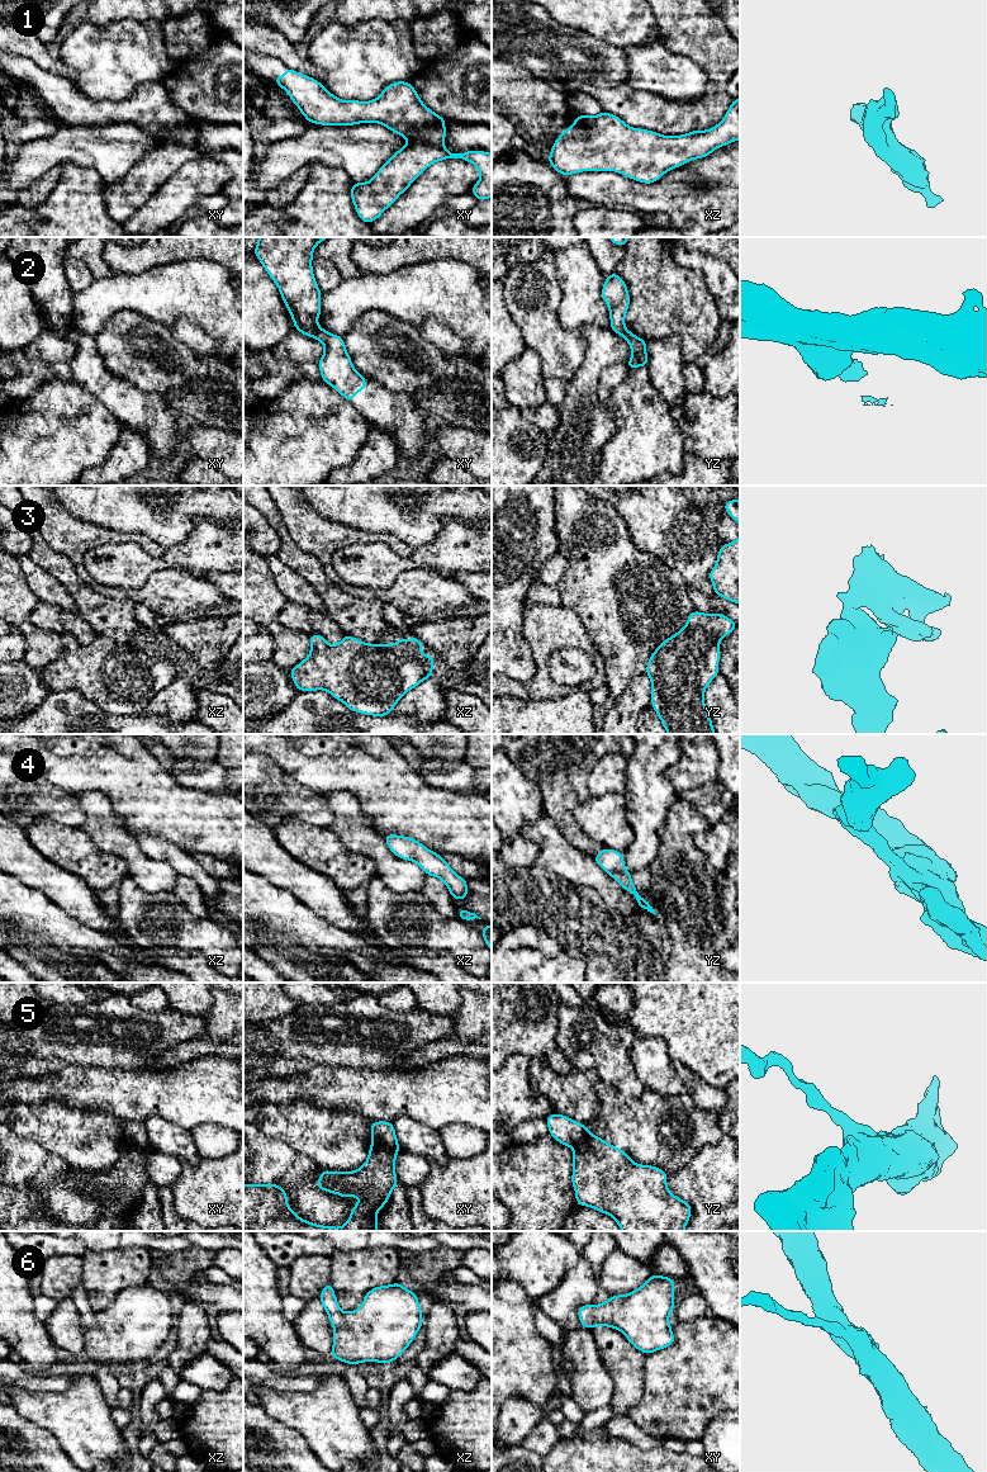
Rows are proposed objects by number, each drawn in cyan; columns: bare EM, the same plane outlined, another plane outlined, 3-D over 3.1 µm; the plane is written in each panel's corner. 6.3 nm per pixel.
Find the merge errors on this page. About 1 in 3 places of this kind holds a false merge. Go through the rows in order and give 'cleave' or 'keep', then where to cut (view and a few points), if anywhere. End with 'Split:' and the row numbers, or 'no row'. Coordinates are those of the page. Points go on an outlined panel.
1: keep; no cut
2: cleave; cut in xy along (319, 327), (312, 336)
3: keep; no cut
4: keep; no cut
5: cleave; cut in xy along (373, 1140), (398, 1146)
6: keep; no cut
Split: 2, 5

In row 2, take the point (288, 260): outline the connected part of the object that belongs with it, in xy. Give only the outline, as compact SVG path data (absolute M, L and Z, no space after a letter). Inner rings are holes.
M258 237L253 254L277 285L281 299L300 333L313 337L321 328L317 317L322 314L321 295L313 275L312 260L315 246L329 237Z

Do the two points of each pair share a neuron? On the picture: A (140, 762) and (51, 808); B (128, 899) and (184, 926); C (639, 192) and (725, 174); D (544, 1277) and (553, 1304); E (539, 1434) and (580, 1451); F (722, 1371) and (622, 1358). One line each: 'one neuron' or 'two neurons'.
A: two neurons
B: one neuron
C: one neuron
D: two neurons
E: two neurons
F: two neurons

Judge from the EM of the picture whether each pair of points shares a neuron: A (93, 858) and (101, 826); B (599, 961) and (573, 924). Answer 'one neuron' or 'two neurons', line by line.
A: two neurons
B: one neuron

